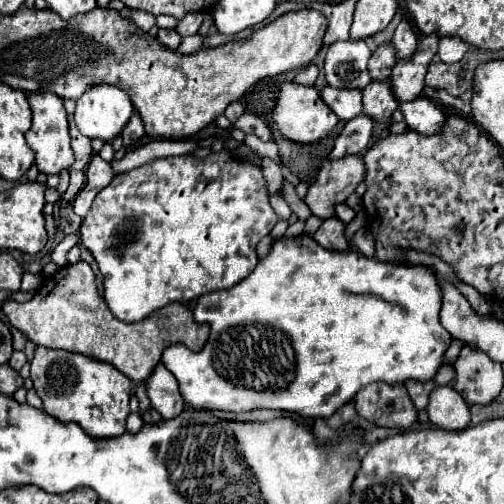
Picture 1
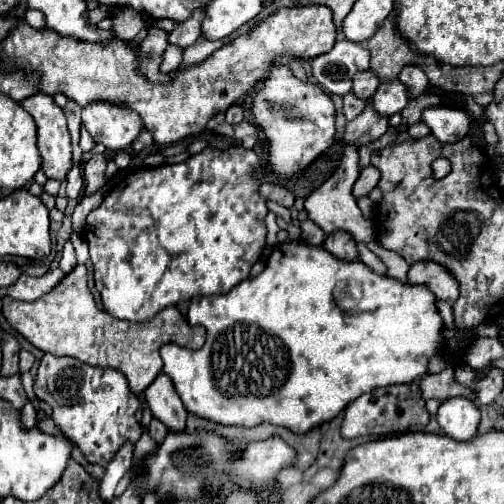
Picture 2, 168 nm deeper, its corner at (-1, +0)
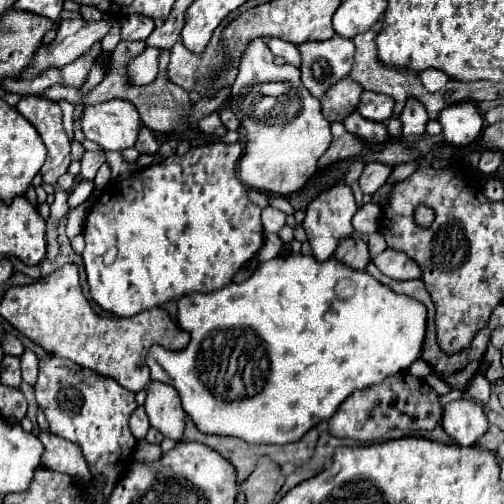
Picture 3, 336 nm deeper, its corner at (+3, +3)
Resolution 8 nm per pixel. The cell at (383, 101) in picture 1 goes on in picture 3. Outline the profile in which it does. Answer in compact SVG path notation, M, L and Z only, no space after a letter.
M332 123L332 143L330 143L328 151L320 157L320 167L318 169L324 169L326 165L330 165L334 161L354 157L362 149L364 149L364 143L356 135L348 133L342 123Z

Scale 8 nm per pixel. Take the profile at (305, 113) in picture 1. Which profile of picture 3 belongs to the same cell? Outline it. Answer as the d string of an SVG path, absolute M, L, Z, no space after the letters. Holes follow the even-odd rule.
M252 39L242 53L238 75L230 87L228 107L236 111L240 125L246 129L246 147L238 169L242 183L272 195L290 195L302 189L316 173L318 159L328 149L332 135L330 123L320 111L320 101L300 81L300 69L274 65L268 45L262 39ZM268 81L284 81L284 93L260 97L260 85Z

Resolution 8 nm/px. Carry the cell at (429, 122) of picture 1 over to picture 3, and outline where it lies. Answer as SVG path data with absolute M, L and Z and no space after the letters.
M456 103L452 107L446 107L440 113L442 123L442 135L450 145L470 145L476 141L484 129L484 117L476 103Z

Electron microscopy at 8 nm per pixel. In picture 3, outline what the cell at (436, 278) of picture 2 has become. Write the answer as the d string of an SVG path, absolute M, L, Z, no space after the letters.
M386 249L382 253L378 253L376 257L372 257L372 263L388 277L392 279L418 279L420 277L420 267L408 259L404 253L394 251L394 249Z

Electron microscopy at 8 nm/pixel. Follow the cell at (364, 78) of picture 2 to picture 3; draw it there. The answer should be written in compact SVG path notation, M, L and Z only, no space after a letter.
M344 77L336 81L322 97L322 113L324 117L334 123L334 121L344 121L352 111L356 111L360 103L362 89L358 83L354 83L350 77Z

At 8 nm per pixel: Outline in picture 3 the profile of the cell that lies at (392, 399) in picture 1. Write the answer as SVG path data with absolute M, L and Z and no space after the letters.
M408 371L390 375L378 385L354 391L340 407L338 411L330 417L328 421L328 431L334 437L350 437L356 441L368 441L368 443L378 443L386 441L390 431L400 429L400 431L432 431L436 425L440 425L442 419L442 405L440 405L440 395L424 383L424 379L416 379Z

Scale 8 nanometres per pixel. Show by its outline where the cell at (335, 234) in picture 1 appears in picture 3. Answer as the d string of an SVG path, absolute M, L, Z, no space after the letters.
M348 237L344 241L340 241L334 259L356 269L356 271L364 271L366 265L370 263L370 251L368 251L368 243L362 239L354 239Z

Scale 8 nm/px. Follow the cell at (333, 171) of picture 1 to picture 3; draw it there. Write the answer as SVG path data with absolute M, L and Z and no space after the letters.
M366 163L362 175L360 175L360 189L368 195L374 195L390 177L392 167L384 163Z

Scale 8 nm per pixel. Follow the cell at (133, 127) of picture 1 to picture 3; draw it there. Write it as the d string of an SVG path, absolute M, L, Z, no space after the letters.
M142 127L142 129L140 129L140 135L138 135L138 141L136 141L134 147L136 147L140 153L150 153L150 155L154 155L154 153L158 153L160 143L158 143L156 135L154 135L150 129Z

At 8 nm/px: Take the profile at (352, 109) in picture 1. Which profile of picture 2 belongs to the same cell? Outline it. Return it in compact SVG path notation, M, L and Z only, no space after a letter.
M348 92L344 96L344 116L346 116L346 120L356 118L364 110L364 106L366 106L366 102L362 102L362 98L356 98L356 94Z

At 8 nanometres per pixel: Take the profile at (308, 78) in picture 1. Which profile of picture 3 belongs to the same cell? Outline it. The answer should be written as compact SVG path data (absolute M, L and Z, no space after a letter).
M272 37L268 41L268 47L276 57L284 57L286 63L292 63L294 67L300 67L300 55L298 55L298 47L296 45L292 45L288 41L282 41L278 37Z

